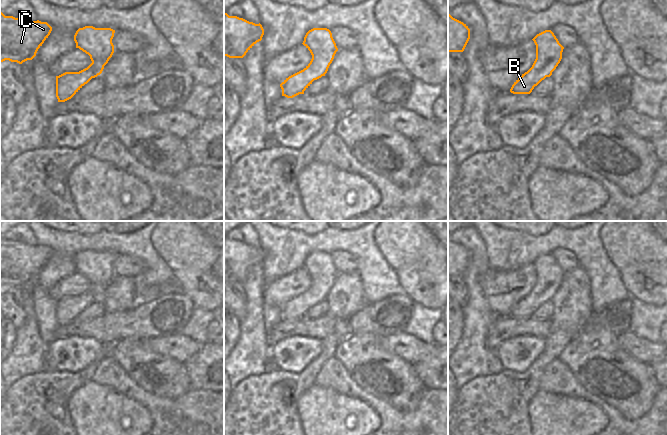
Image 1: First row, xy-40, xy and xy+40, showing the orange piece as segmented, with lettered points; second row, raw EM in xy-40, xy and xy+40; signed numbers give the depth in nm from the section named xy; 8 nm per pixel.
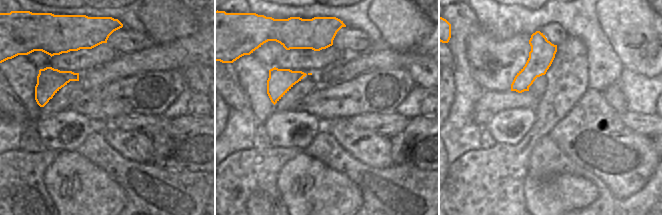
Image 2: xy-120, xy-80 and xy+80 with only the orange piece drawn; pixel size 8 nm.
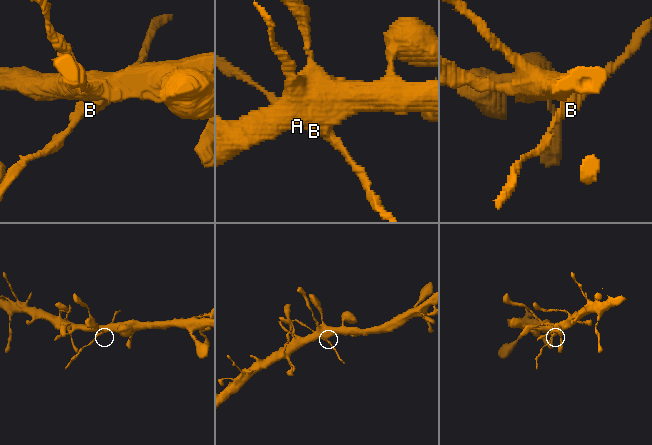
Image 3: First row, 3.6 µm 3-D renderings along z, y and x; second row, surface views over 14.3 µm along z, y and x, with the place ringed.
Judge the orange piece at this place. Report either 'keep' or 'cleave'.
cleave

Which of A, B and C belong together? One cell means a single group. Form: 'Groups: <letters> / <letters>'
Groups: A C / B.

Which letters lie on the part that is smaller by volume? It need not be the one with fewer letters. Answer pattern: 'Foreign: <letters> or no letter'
Foreign: B

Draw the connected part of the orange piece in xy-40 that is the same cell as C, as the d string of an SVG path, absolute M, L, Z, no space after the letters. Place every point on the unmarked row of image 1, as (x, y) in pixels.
M0 236L0 286L9 284L22 288L32 284L51 255L47 246L31 246Z

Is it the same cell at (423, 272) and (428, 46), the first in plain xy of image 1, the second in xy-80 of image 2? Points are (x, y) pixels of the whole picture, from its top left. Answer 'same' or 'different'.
different

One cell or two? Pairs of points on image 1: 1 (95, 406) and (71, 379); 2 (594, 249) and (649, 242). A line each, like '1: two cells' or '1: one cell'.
1: two cells
2: two cells

